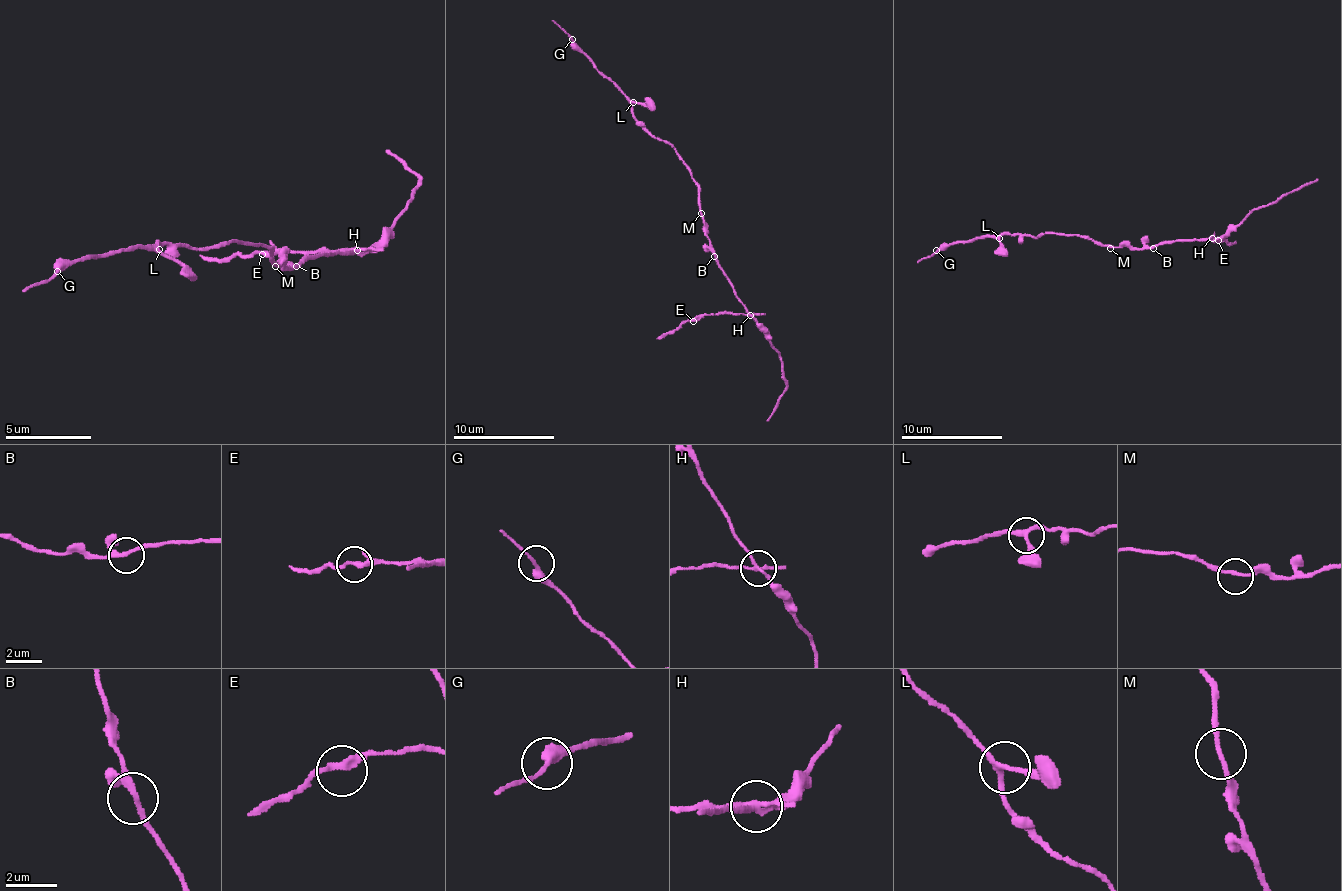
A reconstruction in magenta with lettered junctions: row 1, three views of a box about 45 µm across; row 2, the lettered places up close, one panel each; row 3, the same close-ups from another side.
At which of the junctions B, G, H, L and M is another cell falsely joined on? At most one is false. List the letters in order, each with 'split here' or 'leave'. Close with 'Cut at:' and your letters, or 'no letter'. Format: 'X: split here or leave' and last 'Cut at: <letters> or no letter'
B: leave
G: leave
H: split here
L: leave
M: leave
Cut at: H

